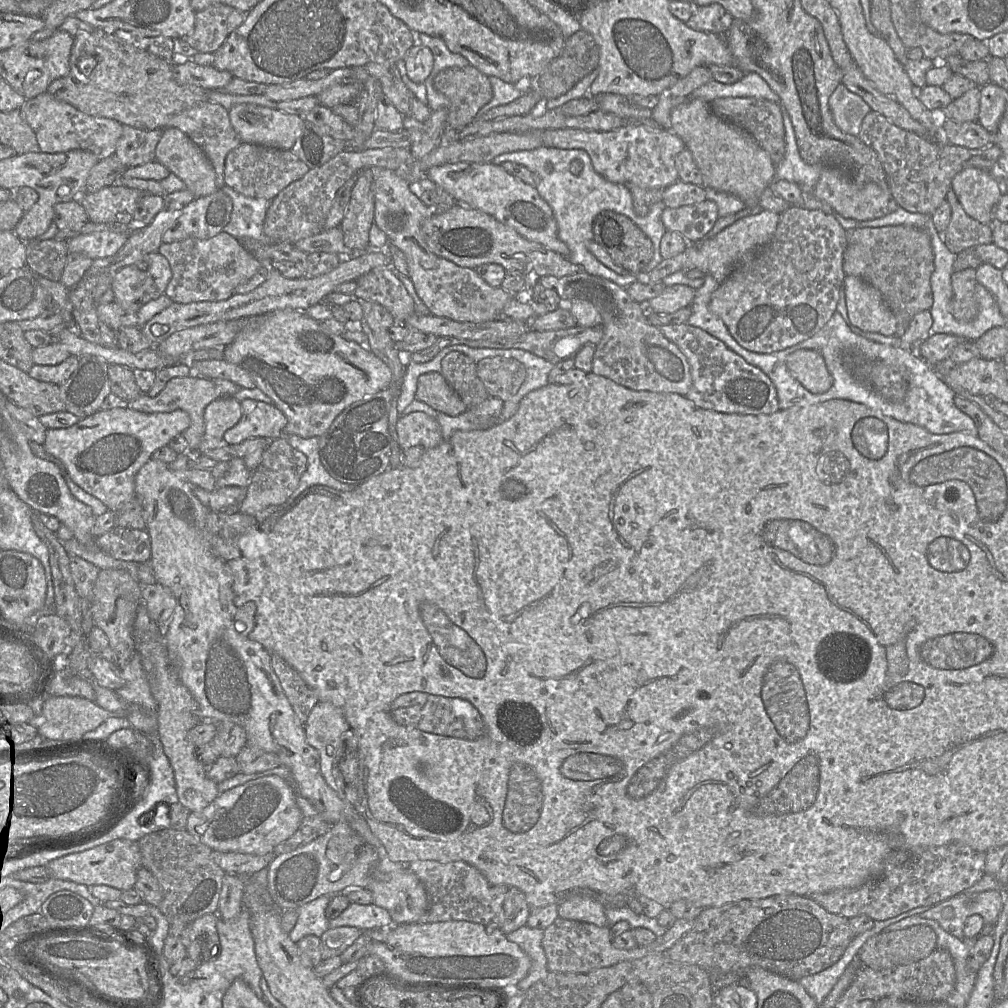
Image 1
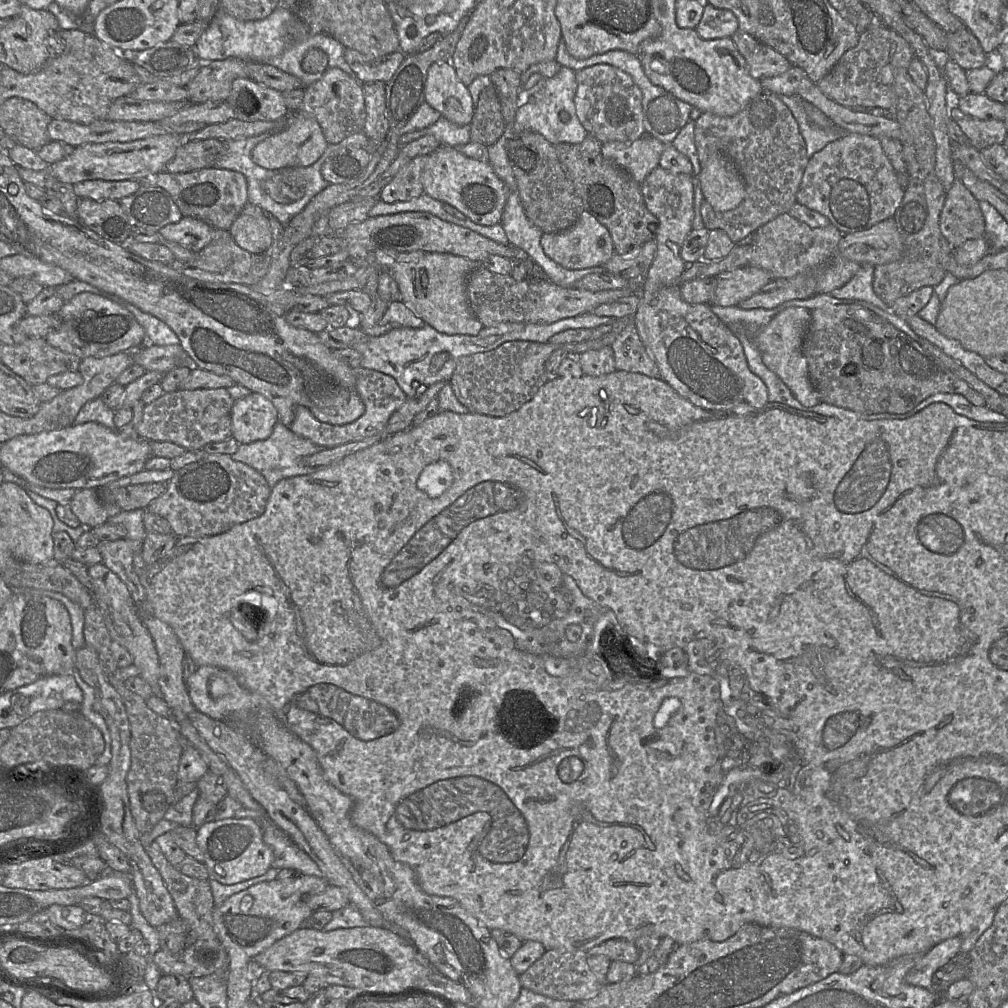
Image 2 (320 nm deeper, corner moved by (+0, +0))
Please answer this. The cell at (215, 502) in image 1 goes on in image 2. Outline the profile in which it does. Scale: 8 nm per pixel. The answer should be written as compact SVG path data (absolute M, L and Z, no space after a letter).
M206 454L199 461L175 471L174 476L167 483L167 490L153 500L146 509L165 518L177 537L209 537L261 516L270 493L271 487L266 479L254 468L234 461L231 455Z

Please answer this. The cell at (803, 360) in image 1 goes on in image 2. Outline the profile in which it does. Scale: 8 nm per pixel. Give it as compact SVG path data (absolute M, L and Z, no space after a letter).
M790 307L777 314L767 325L757 329L751 336L766 367L774 372L806 407L813 407L821 402L818 392L810 381L807 359L802 351L803 340L811 318L808 309Z

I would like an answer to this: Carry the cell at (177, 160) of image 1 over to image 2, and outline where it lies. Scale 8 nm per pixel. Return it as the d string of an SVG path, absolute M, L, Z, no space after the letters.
M90 292L75 295L58 311L61 327L49 332L45 340L53 347L76 355L102 358L119 352L134 351L146 343L143 327L133 314L118 303Z

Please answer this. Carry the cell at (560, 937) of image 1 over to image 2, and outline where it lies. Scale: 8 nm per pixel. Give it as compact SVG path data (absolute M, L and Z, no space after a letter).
M547 950L523 974L519 975L520 984L536 994L556 1000L581 1001L596 996L602 987L601 983L588 966L586 951Z

